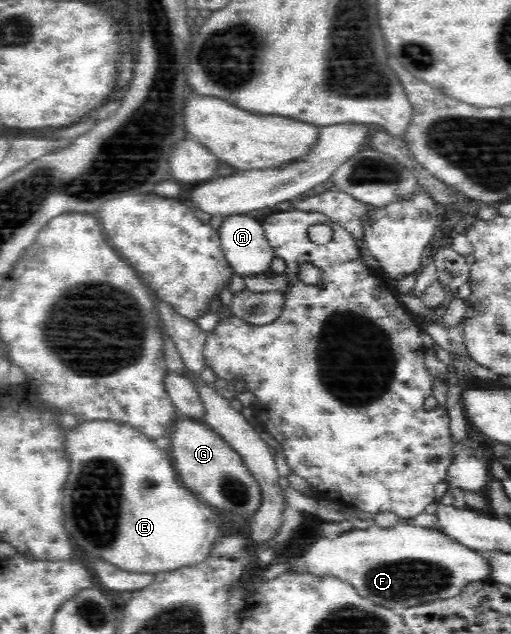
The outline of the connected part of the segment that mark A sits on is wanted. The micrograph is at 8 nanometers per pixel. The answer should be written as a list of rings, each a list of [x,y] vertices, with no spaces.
[[[241,213],[225,217],[218,224],[220,244],[234,273],[253,275],[269,271],[276,255],[265,237],[262,219]]]

